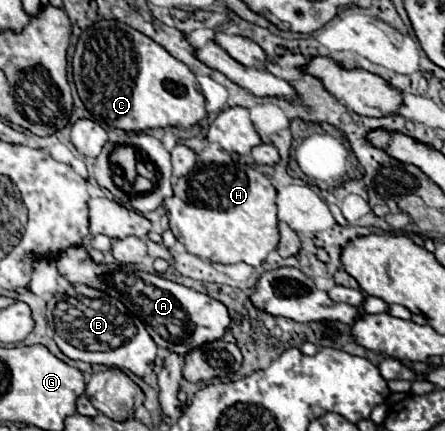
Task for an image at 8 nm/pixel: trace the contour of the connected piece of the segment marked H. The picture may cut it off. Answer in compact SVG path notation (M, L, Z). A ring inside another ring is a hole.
M197 162L189 174L177 178L173 186L173 196L165 200L165 208L169 212L169 228L179 242L187 246L187 250L201 260L221 262L221 264L251 264L261 266L271 250L279 244L277 230L277 206L275 206L275 188L271 180L261 174L255 166L243 164L205 164Z

